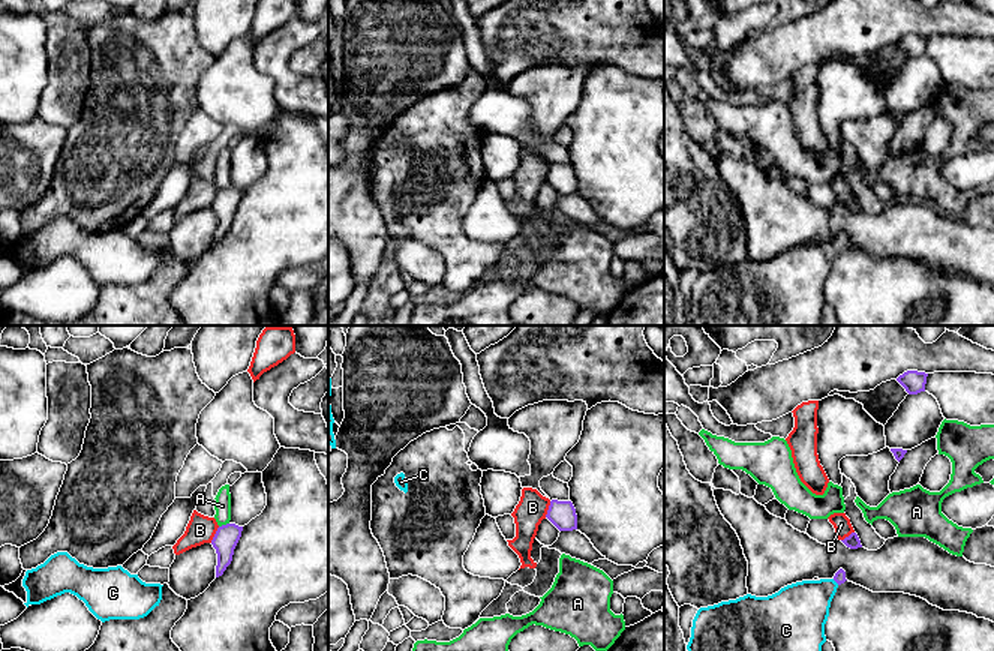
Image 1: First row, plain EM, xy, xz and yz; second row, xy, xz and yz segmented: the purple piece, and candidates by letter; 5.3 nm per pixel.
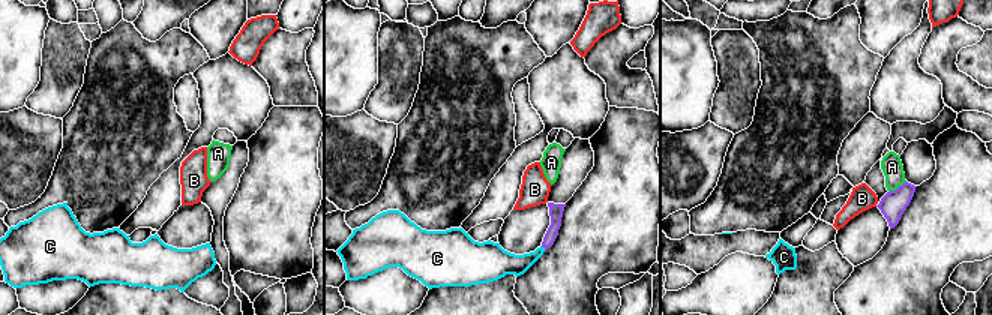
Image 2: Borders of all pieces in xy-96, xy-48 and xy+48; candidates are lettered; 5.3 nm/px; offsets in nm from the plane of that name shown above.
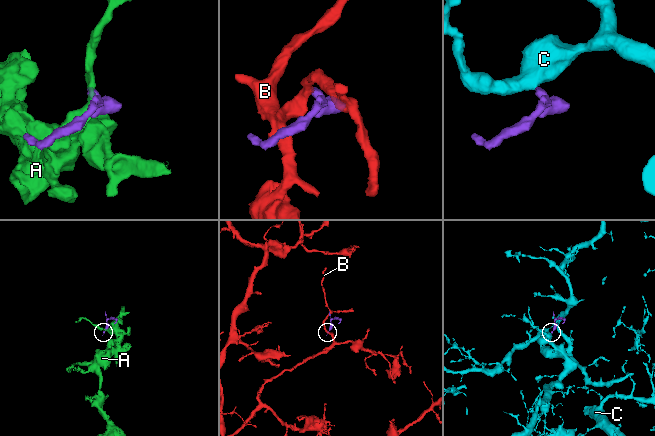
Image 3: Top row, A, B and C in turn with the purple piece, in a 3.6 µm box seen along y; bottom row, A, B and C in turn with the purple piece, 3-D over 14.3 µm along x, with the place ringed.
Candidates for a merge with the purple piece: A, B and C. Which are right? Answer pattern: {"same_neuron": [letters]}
{"same_neuron": ["C"]}

